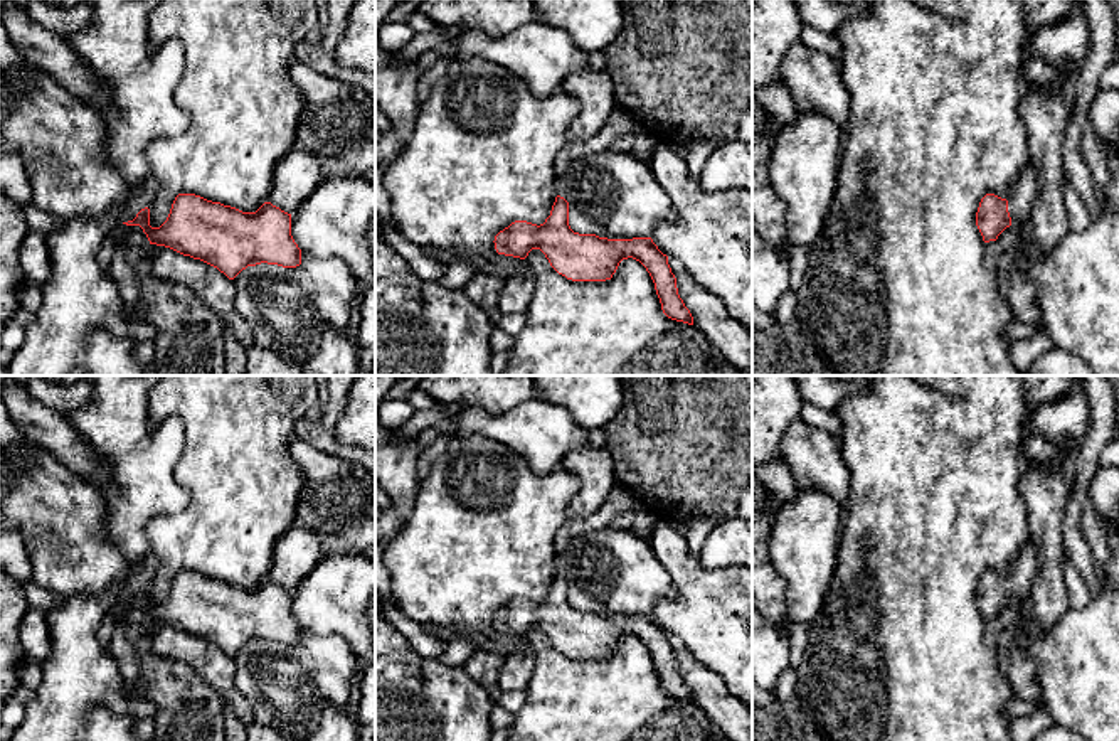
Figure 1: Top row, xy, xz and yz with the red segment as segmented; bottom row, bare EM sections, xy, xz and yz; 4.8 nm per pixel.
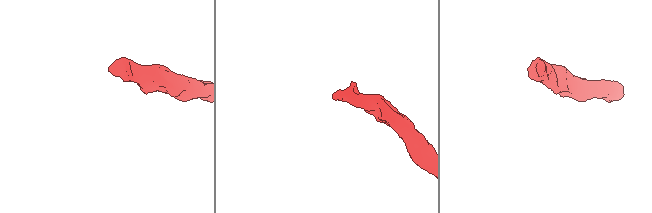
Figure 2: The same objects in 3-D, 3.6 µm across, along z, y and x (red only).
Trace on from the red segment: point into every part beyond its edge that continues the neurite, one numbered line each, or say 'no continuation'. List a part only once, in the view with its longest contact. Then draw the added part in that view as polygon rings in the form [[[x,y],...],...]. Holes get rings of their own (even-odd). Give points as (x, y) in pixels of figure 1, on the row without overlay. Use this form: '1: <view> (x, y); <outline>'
1: xy (59, 514); [[[24,440],[13,448],[0,450],[0,477],[10,485],[10,492],[0,500],[0,527],[19,530],[32,566],[32,581],[62,598],[81,593],[104,593],[118,586],[118,598],[128,600],[136,591],[151,584],[158,561],[150,551],[140,562],[128,562],[111,544],[101,539],[101,525],[106,520],[106,505],[91,482],[69,470],[57,456],[35,441]]]

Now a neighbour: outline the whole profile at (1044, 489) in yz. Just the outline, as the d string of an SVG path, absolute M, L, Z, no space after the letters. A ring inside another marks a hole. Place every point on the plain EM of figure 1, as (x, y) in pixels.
M1023 465L1018 490L1026 505L1031 542L1038 551L1038 574L1026 608L1048 630L1070 610L1062 566L1069 475L1050 465Z

